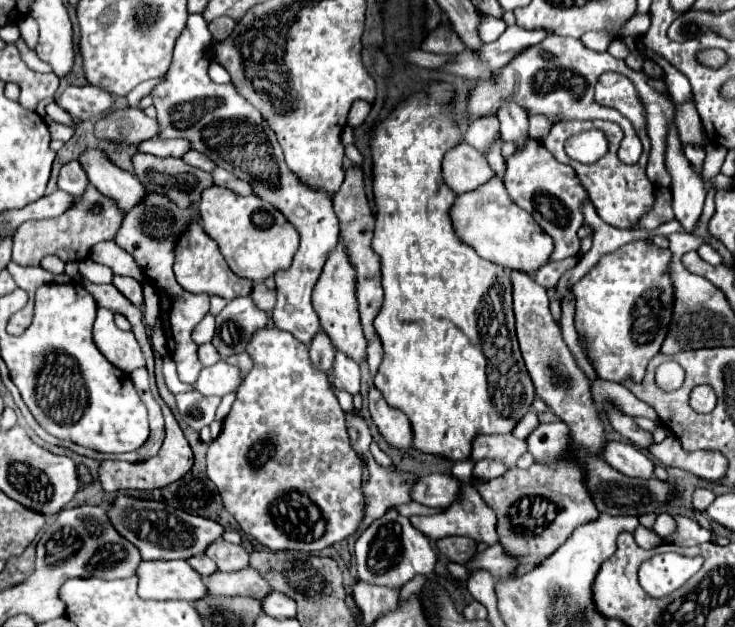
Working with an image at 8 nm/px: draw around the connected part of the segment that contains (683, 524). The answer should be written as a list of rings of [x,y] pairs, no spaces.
[[[679,517],[677,531],[667,541],[675,543],[675,545],[689,547],[689,545],[699,545],[699,543],[711,541],[711,533],[705,527],[701,527],[697,521],[687,519],[687,517]]]

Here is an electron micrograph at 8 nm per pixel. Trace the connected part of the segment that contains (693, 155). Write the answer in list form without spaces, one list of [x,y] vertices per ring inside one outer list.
[[[687,145],[685,147],[685,157],[691,161],[691,165],[695,169],[699,169],[703,165],[703,159],[705,159],[705,151],[703,149],[697,149],[695,145]]]

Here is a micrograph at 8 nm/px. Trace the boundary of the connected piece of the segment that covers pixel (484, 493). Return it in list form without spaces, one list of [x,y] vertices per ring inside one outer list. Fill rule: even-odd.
[[[559,461],[555,465],[533,465],[529,469],[513,469],[513,471],[507,471],[505,475],[497,477],[497,479],[491,479],[491,483],[481,483],[477,485],[477,491],[479,495],[483,497],[483,501],[493,507],[495,515],[497,515],[497,535],[499,535],[499,543],[503,545],[503,549],[513,555],[517,561],[519,561],[519,567],[511,573],[511,575],[525,575],[529,571],[533,571],[535,567],[539,567],[545,559],[549,559],[569,537],[571,533],[579,527],[579,525],[585,525],[585,523],[591,523],[599,517],[593,501],[589,499],[589,493],[585,491],[585,485],[583,485],[583,469],[573,463],[573,461]],[[525,495],[541,495],[541,497],[547,497],[551,501],[557,503],[557,517],[553,523],[549,523],[539,535],[533,533],[515,533],[513,527],[511,527],[511,521],[509,521],[509,509],[511,505],[525,497]]]

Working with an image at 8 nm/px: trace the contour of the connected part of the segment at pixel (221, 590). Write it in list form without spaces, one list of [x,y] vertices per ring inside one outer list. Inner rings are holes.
[[[245,567],[235,573],[215,571],[207,577],[207,591],[209,595],[247,595],[253,599],[263,599],[269,593],[269,585],[265,583],[265,579],[261,579],[255,569]]]

